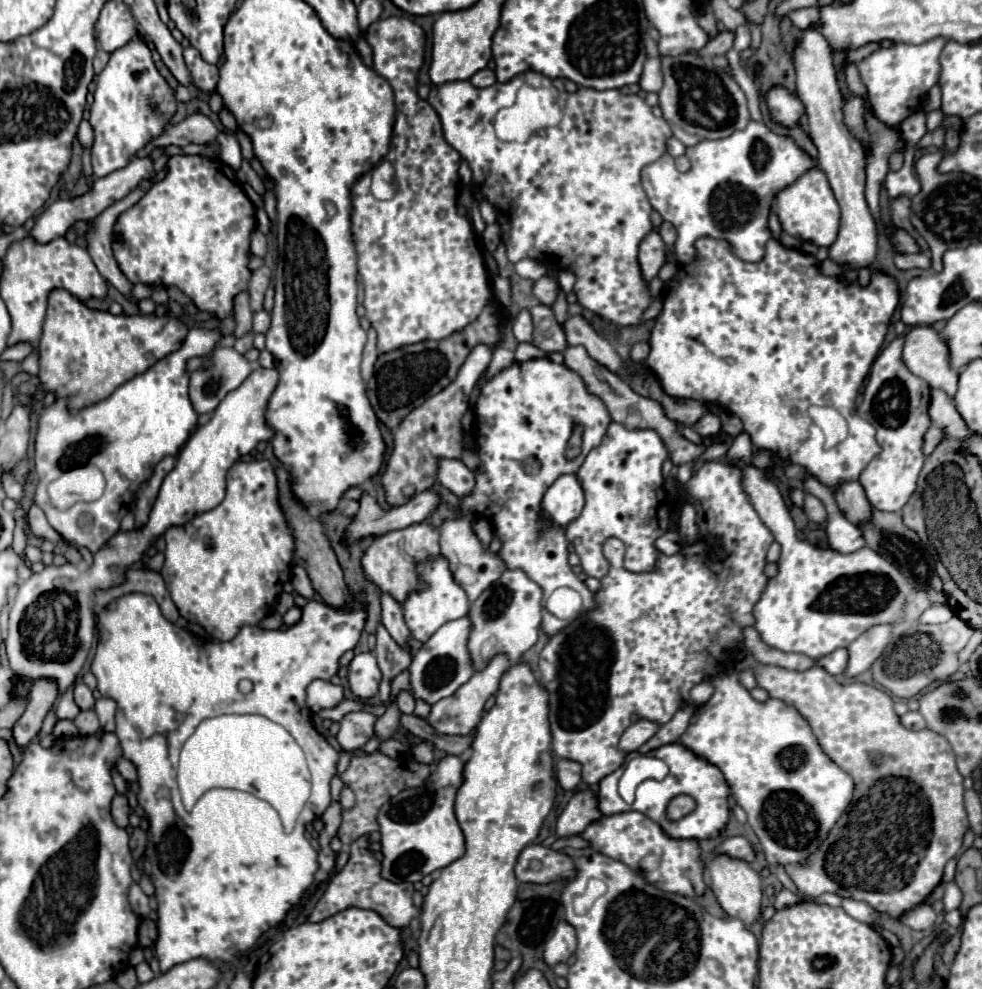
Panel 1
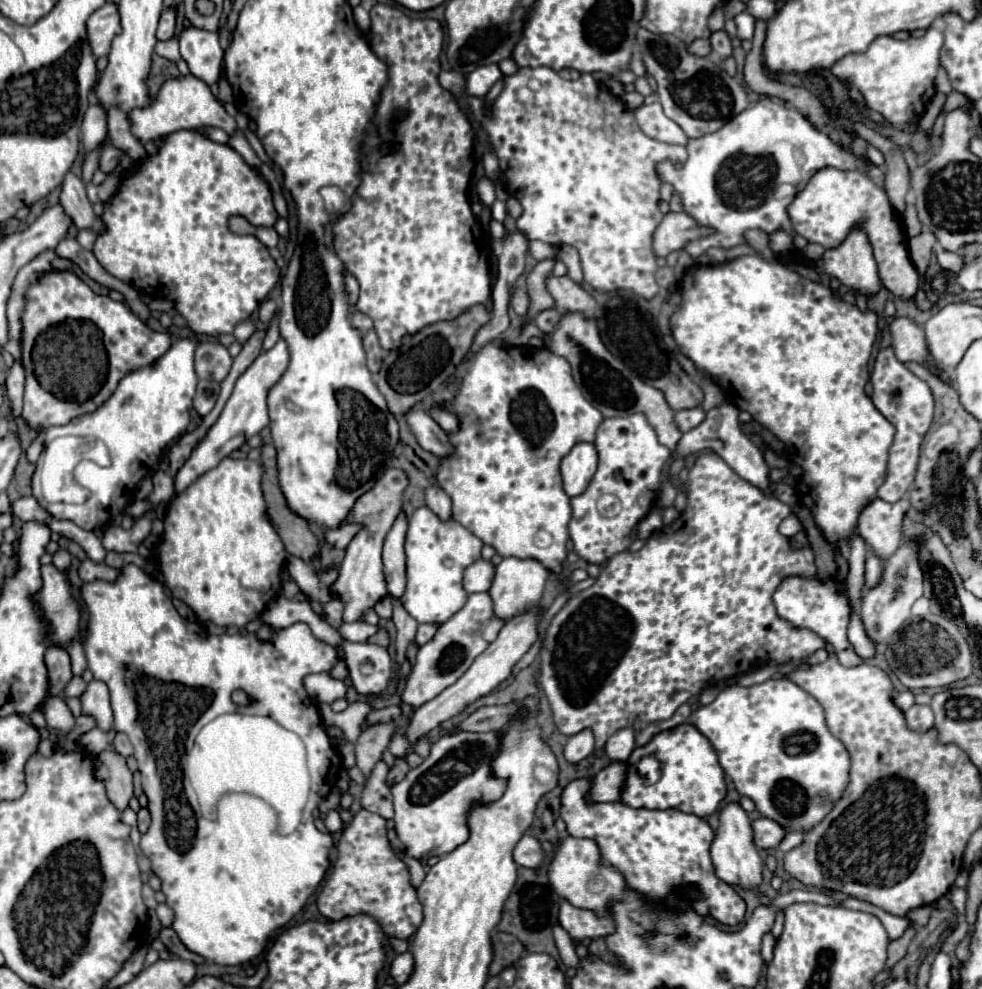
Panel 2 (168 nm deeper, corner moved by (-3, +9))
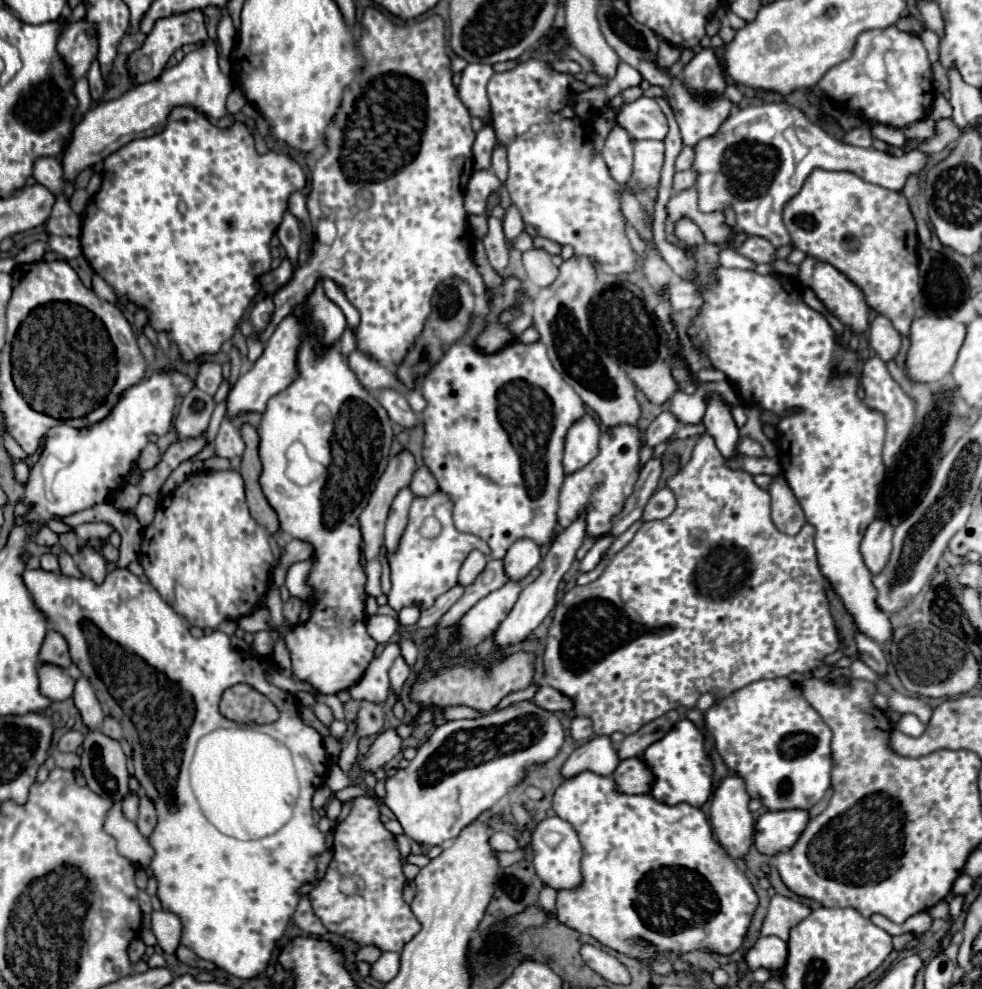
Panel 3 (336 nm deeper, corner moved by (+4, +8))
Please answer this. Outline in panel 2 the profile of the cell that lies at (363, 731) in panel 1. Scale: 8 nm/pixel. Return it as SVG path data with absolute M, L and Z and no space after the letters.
M489 593L469 595L467 603L439 627L439 633L429 643L425 643L419 649L411 677L407 681L407 689L403 691L401 699L413 707L421 707L423 703L437 697L443 689L453 685L471 667L475 657L481 655L491 641L495 641L503 625L503 619L499 619L493 613L493 601Z

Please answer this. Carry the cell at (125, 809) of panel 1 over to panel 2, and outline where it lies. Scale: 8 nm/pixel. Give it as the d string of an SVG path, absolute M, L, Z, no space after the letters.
M101 751L95 757L95 779L103 781L107 787L107 797L111 803L123 811L133 797L133 775L125 763L125 757L117 751Z

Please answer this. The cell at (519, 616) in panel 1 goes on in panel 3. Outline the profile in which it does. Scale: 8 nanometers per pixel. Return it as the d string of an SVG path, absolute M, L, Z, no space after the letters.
M518 540L504 556L504 572L510 582L520 582L540 564L540 560L540 548L532 540Z

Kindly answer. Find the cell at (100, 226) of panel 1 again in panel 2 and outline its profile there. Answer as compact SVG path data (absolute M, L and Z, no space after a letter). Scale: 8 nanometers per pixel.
M71 171L63 177L59 203L65 211L65 215L71 219L71 223L75 219L75 227L91 227L99 233L99 231L103 231L103 223L101 223L101 219L95 217L95 213L91 209L91 203L85 193L85 183L75 181L75 179L79 179L79 177L73 175Z

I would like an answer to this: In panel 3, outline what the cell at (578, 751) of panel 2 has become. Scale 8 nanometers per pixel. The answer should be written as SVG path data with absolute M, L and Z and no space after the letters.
M574 718L570 726L570 734L574 740L590 740L592 738L592 722L588 718Z

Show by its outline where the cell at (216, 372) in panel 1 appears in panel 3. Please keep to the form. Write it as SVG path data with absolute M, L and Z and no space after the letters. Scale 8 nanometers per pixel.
M192 388L184 396L180 412L178 412L176 422L174 422L178 438L190 438L190 436L202 434L208 428L212 410L214 410L212 398L206 392Z

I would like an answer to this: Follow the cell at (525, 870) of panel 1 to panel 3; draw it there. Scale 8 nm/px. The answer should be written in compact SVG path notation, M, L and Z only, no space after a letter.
M494 832L490 838L490 846L496 852L514 852L518 848L518 842L516 842L516 838L512 838L506 832Z

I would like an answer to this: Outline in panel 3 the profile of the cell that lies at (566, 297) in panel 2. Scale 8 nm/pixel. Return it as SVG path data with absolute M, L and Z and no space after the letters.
M528 250L524 252L524 268L526 268L526 274L528 274L528 280L538 286L538 288L546 288L550 286L556 276L558 276L558 268L552 264L552 258L548 252L544 250Z

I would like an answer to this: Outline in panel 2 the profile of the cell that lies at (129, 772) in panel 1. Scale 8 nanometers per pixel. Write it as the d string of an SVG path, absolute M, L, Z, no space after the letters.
M121 731L115 735L115 739L113 739L111 747L113 747L117 753L121 753L123 757L129 757L129 755L133 755L133 745L129 743L129 737L127 737L125 733L121 733Z

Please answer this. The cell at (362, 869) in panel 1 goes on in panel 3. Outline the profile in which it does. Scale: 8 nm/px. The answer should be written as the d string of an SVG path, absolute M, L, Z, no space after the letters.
M360 796L354 802L348 818L342 820L334 834L334 858L320 880L320 884L310 892L310 902L314 914L322 920L324 928L350 938L362 946L374 944L380 950L394 950L400 952L404 944L420 932L420 922L412 914L410 906L402 898L402 886L406 878L402 872L402 854L396 846L394 834L390 834L384 824L380 822L380 806L374 798Z

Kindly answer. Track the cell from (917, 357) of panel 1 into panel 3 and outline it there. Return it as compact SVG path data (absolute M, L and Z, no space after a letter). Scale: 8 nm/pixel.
M876 316L870 324L870 346L884 362L892 360L900 352L900 338L900 332L886 316Z

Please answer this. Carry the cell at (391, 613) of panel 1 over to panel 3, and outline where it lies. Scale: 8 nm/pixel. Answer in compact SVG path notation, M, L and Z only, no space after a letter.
M404 488L398 492L398 496L392 502L390 516L386 522L386 534L384 534L384 548L386 548L388 558L398 550L398 542L404 534L406 524L408 524L408 510L410 510L412 500L414 500L412 492L408 488Z

